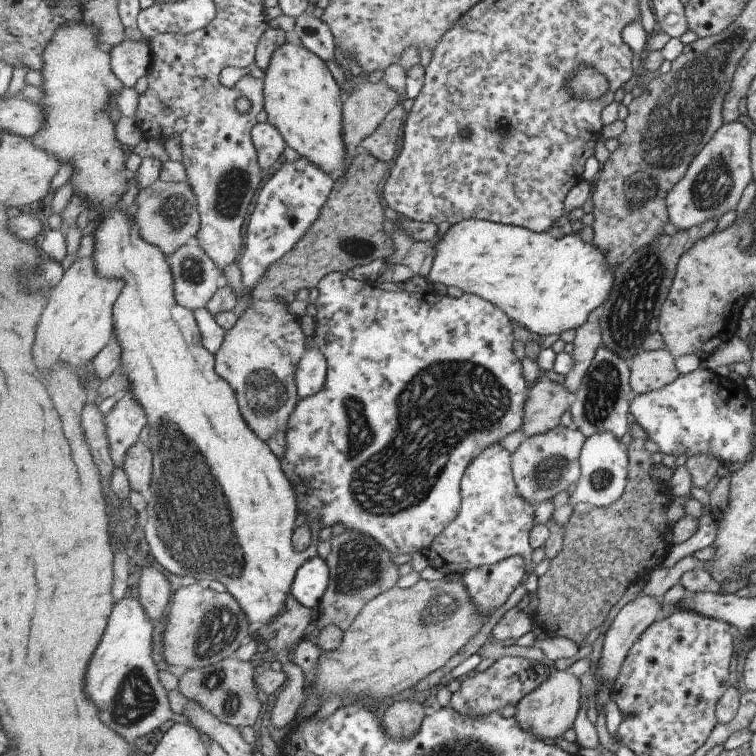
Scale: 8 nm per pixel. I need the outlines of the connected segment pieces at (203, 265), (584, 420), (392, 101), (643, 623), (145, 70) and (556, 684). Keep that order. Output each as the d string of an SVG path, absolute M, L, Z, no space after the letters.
M201 245L182 247L170 258L169 263L173 267L177 284L177 299L192 310L209 308L209 302L215 298L218 291L225 284L224 273L218 263L206 252Z
M601 346L599 353L590 367L583 387L573 399L570 408L574 418L573 425L578 427L589 439L594 433L610 431L621 439L633 423L629 414L630 401L635 397L629 385L630 369L626 359L612 349Z
M366 78L359 82L358 90L345 99L345 143L349 150L350 162L356 158L360 144L364 146L366 139L374 136L388 114L402 104L401 96L384 80L372 84Z
M644 596L638 597L618 611L617 616L613 619L609 629L605 632L605 638L601 651L601 659L599 660L599 674L601 675L601 687L599 688L599 702L596 702L596 706L600 707L596 720L596 728L598 728L598 734L600 734L600 744L606 746L608 750L616 753L618 750L618 742L608 732L606 728L606 716L604 707L608 700L612 700L611 692L615 687L619 672L623 667L626 655L629 653L630 647L644 634L644 631L660 617L661 603L658 603L654 598Z
M127 40L112 49L113 69L126 87L135 89L140 78L150 73L153 66L152 44L154 41L134 42Z
M570 670L554 673L537 691L521 700L516 718L521 722L521 727L528 729L535 737L540 737L543 741L556 740L570 728L574 728L582 708L583 691L582 680Z

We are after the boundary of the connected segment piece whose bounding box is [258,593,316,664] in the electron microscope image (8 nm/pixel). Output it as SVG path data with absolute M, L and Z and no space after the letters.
M292 593L288 597L285 609L269 625L259 631L258 637L264 639L270 649L284 664L292 660L292 650L304 639L308 626L316 623L313 610L304 606Z

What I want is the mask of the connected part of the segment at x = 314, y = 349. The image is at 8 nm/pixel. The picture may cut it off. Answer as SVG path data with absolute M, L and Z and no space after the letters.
M309 339L309 350L297 370L300 396L308 398L326 388L329 375L329 360L325 352Z

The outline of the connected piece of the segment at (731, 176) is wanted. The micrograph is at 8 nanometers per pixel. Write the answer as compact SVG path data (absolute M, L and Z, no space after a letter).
M740 121L724 123L694 157L685 175L668 191L665 198L668 218L677 229L696 227L710 219L718 222L726 212L736 208L746 185L753 179L750 133L751 130Z

